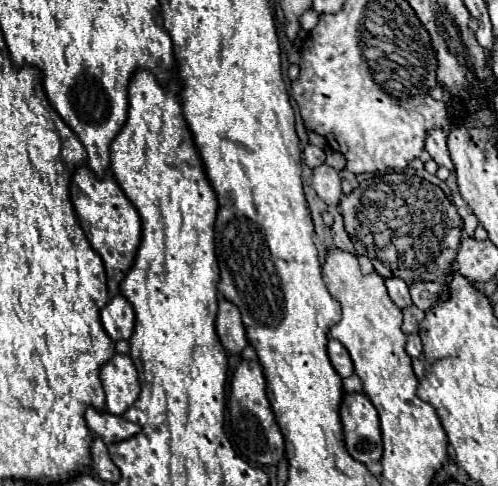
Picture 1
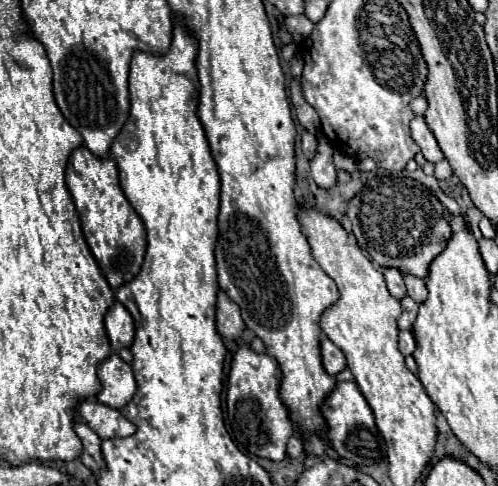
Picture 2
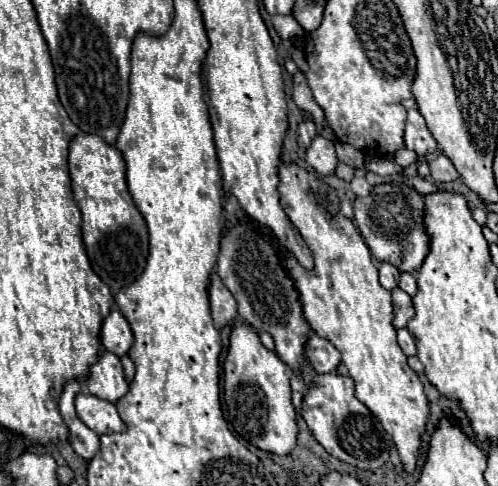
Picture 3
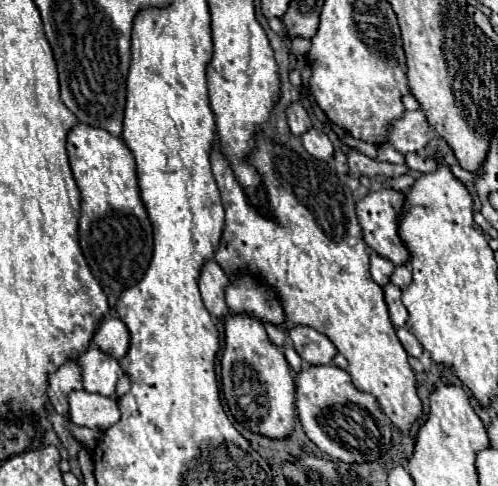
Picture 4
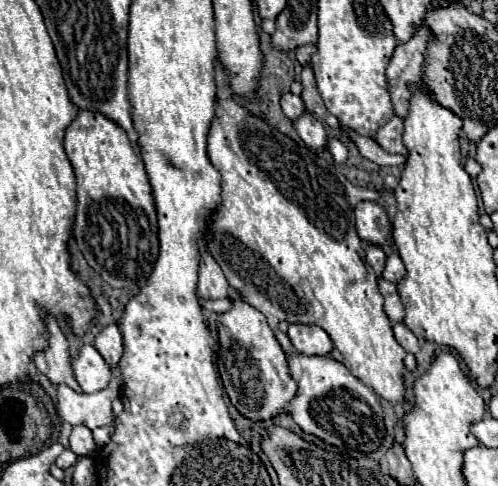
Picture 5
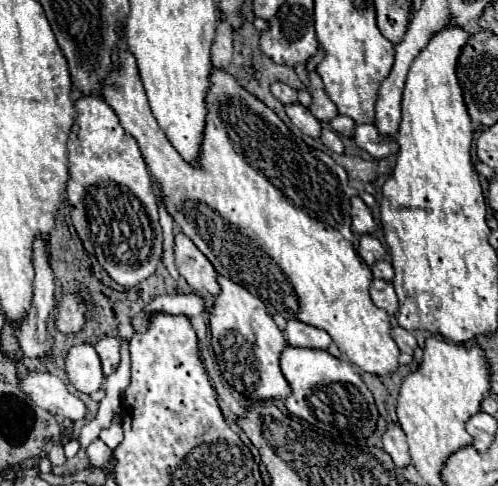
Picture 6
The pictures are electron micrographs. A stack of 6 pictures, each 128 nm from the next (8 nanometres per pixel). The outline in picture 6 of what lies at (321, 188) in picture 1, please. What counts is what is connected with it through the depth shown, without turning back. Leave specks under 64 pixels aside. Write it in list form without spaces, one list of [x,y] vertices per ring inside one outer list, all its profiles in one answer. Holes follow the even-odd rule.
[[[290,104],[290,106],[286,106],[286,114],[290,116],[292,124],[294,124],[296,128],[300,128],[304,134],[308,134],[308,136],[312,136],[312,138],[320,138],[322,126],[320,126],[320,122],[312,116],[312,112],[310,112],[308,108],[304,108],[302,104]]]

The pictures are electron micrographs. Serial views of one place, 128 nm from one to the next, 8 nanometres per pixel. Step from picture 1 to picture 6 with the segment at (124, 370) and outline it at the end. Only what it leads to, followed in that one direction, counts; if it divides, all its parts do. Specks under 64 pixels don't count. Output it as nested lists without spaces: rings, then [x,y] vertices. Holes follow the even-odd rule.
[[[82,344],[82,346],[70,348],[68,358],[66,358],[66,372],[68,372],[68,378],[74,384],[74,388],[84,394],[92,394],[92,392],[100,390],[102,382],[106,380],[102,374],[100,358],[92,344]]]

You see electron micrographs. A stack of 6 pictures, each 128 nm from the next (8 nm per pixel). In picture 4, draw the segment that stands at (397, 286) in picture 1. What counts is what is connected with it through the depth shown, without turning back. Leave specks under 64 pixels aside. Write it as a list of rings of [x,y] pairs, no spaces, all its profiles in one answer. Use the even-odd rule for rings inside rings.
[[[370,254],[370,272],[372,272],[372,278],[376,284],[386,286],[390,282],[392,268],[394,268],[394,264],[388,258],[382,258],[378,254]]]

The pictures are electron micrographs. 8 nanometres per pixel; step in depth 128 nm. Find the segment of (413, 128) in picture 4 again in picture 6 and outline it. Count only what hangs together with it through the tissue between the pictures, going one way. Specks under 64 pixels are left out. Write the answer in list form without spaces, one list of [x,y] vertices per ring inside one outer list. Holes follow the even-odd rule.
[[[360,124],[356,126],[352,142],[360,148],[364,148],[374,158],[386,158],[394,152],[398,152],[398,142],[394,136],[382,136],[374,124]]]

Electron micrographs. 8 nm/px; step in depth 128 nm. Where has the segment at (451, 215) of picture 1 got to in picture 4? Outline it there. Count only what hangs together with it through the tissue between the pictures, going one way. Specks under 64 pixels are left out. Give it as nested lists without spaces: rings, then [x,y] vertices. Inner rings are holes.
[[[380,188],[368,192],[364,198],[356,202],[356,216],[362,226],[364,242],[382,258],[388,258],[394,266],[396,264],[406,264],[408,262],[408,248],[404,248],[404,242],[400,240],[398,234],[398,224],[400,224],[400,208],[404,206],[404,194],[394,190],[394,188]]]

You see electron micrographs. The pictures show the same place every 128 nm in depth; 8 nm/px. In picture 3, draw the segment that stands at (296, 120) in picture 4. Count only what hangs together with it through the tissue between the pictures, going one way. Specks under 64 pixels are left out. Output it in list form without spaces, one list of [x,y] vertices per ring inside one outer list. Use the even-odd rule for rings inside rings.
[[[302,120],[300,126],[298,126],[298,136],[300,136],[300,142],[304,144],[304,148],[308,148],[308,144],[314,140],[316,136],[316,126],[312,120]]]

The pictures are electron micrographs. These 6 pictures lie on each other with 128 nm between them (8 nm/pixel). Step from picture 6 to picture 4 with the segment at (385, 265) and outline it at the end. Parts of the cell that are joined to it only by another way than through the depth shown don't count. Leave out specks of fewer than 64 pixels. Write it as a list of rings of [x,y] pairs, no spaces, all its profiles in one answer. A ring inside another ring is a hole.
[[[396,266],[396,270],[394,270],[394,274],[392,274],[390,280],[398,288],[406,288],[412,282],[412,272],[408,270],[408,266]]]

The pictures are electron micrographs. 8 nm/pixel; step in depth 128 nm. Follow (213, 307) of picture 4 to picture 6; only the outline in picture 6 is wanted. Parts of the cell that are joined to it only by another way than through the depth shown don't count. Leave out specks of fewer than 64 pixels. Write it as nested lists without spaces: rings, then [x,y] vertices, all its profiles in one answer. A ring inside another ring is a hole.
[[[182,232],[174,236],[174,242],[176,242],[174,256],[178,272],[186,278],[190,288],[202,294],[206,292],[216,296],[220,292],[220,284],[218,284],[218,272],[214,270],[210,260]]]

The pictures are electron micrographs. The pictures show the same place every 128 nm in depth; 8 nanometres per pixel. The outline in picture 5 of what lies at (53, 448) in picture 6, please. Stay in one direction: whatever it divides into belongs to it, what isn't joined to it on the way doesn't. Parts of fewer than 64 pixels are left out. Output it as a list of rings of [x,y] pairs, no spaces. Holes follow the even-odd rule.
[[[64,450],[64,452],[56,458],[56,466],[62,468],[62,470],[66,470],[66,468],[70,468],[70,466],[76,464],[76,458],[78,458],[78,456],[76,456],[72,450]]]

